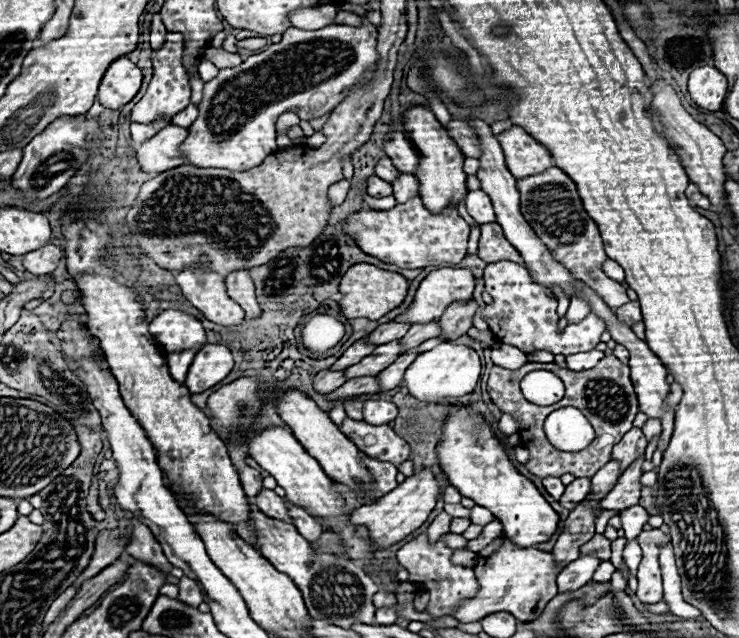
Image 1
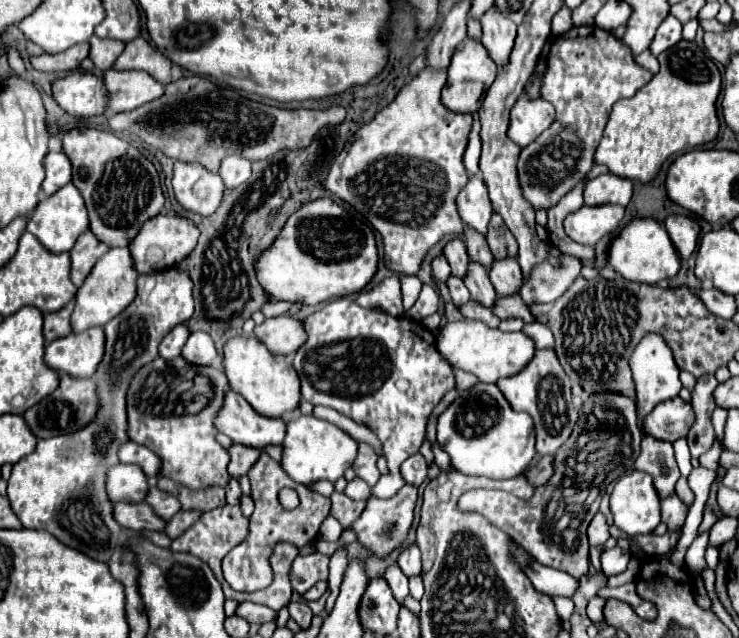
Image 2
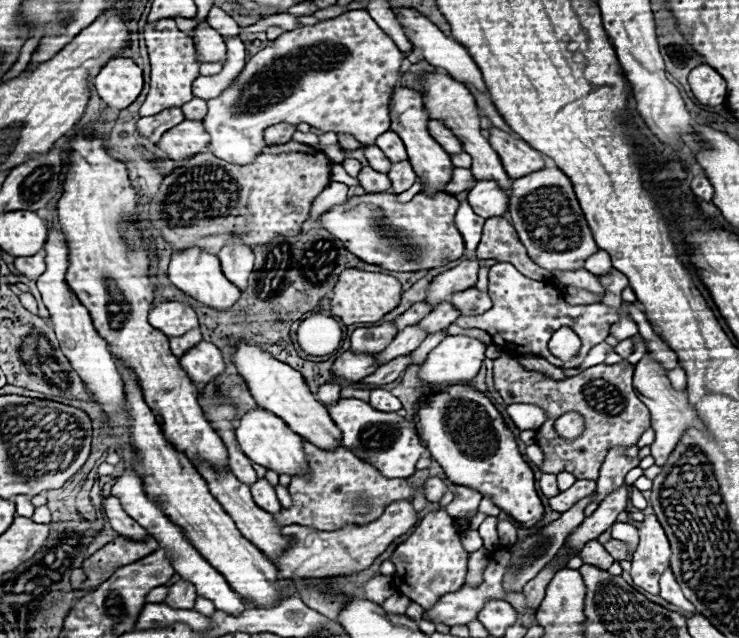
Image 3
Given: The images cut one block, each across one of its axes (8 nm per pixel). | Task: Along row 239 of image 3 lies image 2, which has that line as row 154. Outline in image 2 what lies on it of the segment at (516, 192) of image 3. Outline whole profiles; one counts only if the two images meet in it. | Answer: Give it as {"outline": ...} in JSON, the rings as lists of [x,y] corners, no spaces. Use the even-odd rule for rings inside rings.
{"outline":[[[598,26],[590,28],[588,34],[592,42],[586,42],[584,38],[580,38],[580,34],[572,40],[566,34],[556,38],[546,58],[546,74],[542,78],[540,98],[552,102],[552,106],[556,108],[556,118],[552,126],[544,130],[544,134],[540,134],[540,138],[536,138],[526,148],[522,148],[518,158],[520,188],[524,190],[524,198],[532,202],[534,210],[550,210],[564,194],[568,194],[568,190],[572,190],[572,186],[576,186],[576,182],[580,182],[580,178],[584,178],[590,172],[590,168],[594,166],[596,146],[602,138],[602,130],[608,122],[614,102],[618,102],[620,98],[632,98],[636,90],[640,90],[654,76],[650,70],[636,66],[632,50],[628,50],[628,46],[620,42],[614,34]]]}

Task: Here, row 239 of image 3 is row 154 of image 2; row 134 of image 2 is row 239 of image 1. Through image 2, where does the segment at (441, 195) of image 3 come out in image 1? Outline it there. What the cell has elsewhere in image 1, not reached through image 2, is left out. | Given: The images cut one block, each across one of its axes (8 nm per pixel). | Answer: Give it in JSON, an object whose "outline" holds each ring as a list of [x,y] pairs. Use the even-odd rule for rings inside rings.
{"outline":[[[410,198],[406,204],[396,204],[390,210],[358,210],[344,220],[344,232],[370,256],[396,264],[400,268],[426,268],[444,262],[458,264],[466,256],[470,226],[462,220],[456,208],[446,208],[440,214],[430,212],[422,200]]]}

